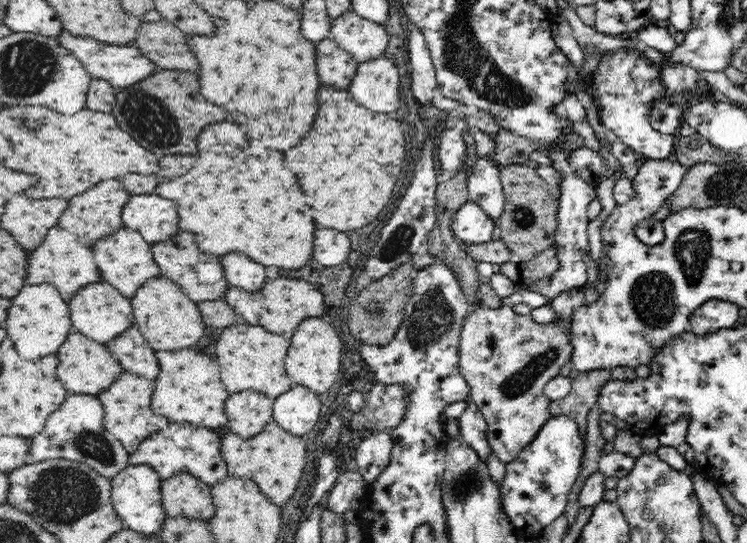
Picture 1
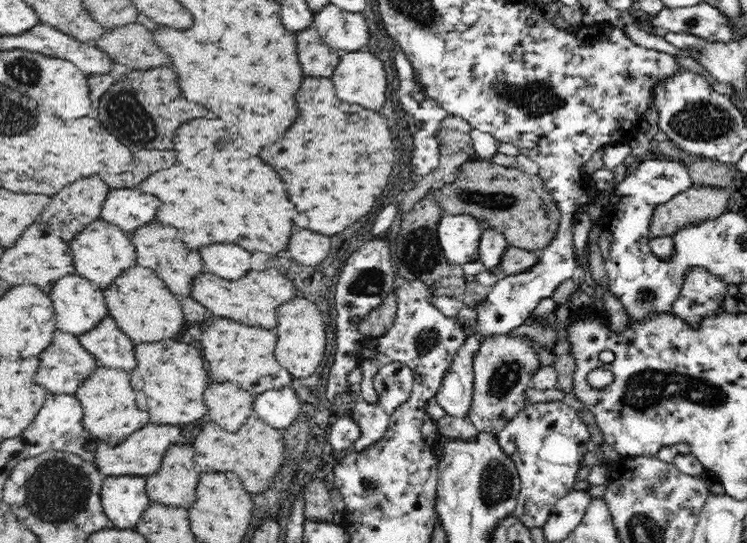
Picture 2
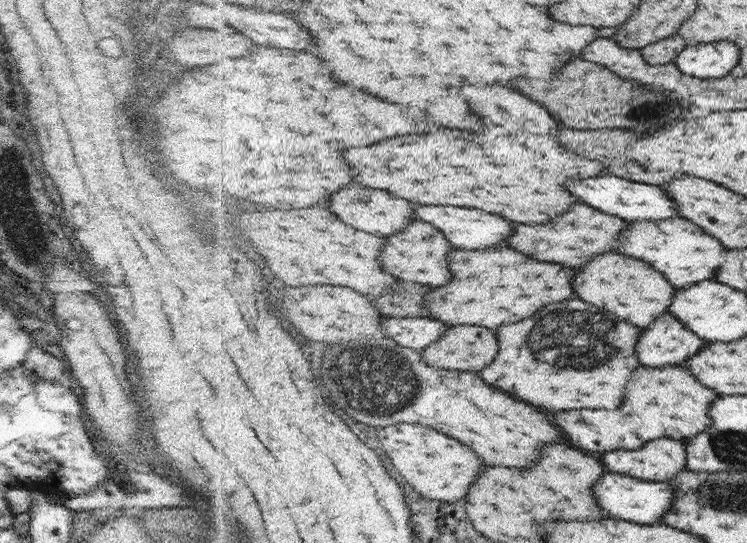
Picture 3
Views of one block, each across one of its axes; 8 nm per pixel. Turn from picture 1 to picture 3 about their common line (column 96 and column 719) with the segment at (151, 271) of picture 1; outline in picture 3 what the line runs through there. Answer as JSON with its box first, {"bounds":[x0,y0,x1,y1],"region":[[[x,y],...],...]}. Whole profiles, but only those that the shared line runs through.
{"bounds":[613,217,727,288],"region":[[[677,217],[664,221],[628,221],[627,228],[621,232],[619,246],[615,246],[613,252],[647,262],[674,286],[682,288],[714,280],[719,266],[725,261],[727,249],[720,239],[708,234],[701,226]]]}

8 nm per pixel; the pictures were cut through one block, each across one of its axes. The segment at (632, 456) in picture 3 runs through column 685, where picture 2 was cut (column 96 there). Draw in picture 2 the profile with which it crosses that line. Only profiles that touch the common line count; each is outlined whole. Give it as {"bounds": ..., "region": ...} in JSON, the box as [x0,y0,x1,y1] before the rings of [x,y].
{"bounds":[93,425,192,477],"region":[[[173,425],[144,426],[130,434],[121,444],[108,446],[103,442],[96,445],[93,454],[93,463],[104,477],[120,477],[124,475],[144,476],[152,475],[161,464],[165,451],[172,446],[172,442],[178,444],[192,444],[187,436],[183,436],[183,429]]]}

